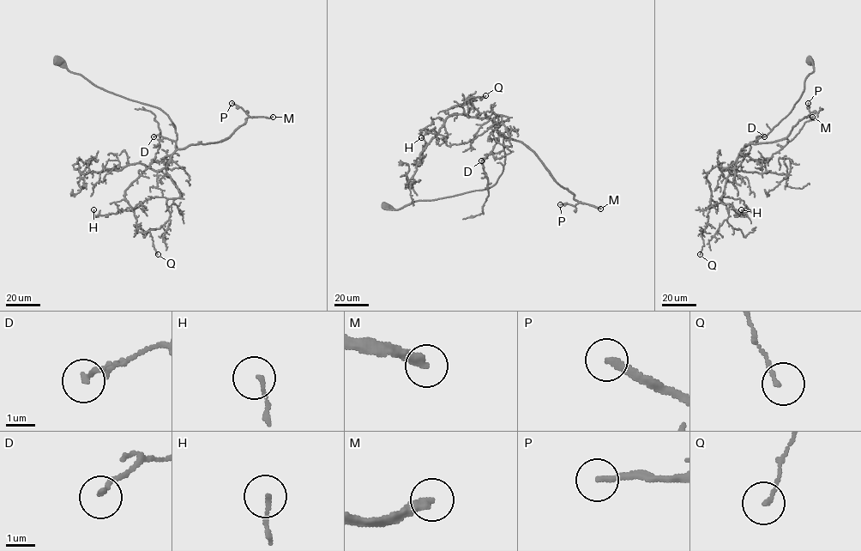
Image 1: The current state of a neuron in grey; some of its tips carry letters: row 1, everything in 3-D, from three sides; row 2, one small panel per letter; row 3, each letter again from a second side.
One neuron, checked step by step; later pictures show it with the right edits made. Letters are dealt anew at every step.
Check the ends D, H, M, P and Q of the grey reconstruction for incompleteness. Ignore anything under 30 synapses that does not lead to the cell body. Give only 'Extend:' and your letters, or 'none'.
Extend: M, P

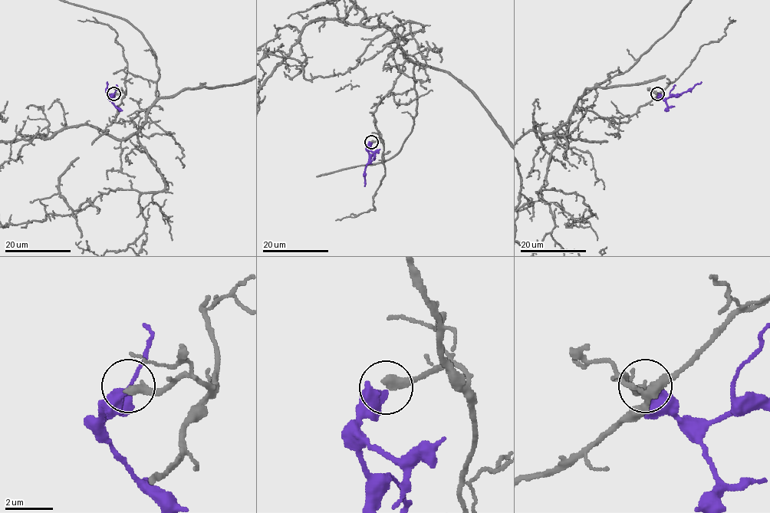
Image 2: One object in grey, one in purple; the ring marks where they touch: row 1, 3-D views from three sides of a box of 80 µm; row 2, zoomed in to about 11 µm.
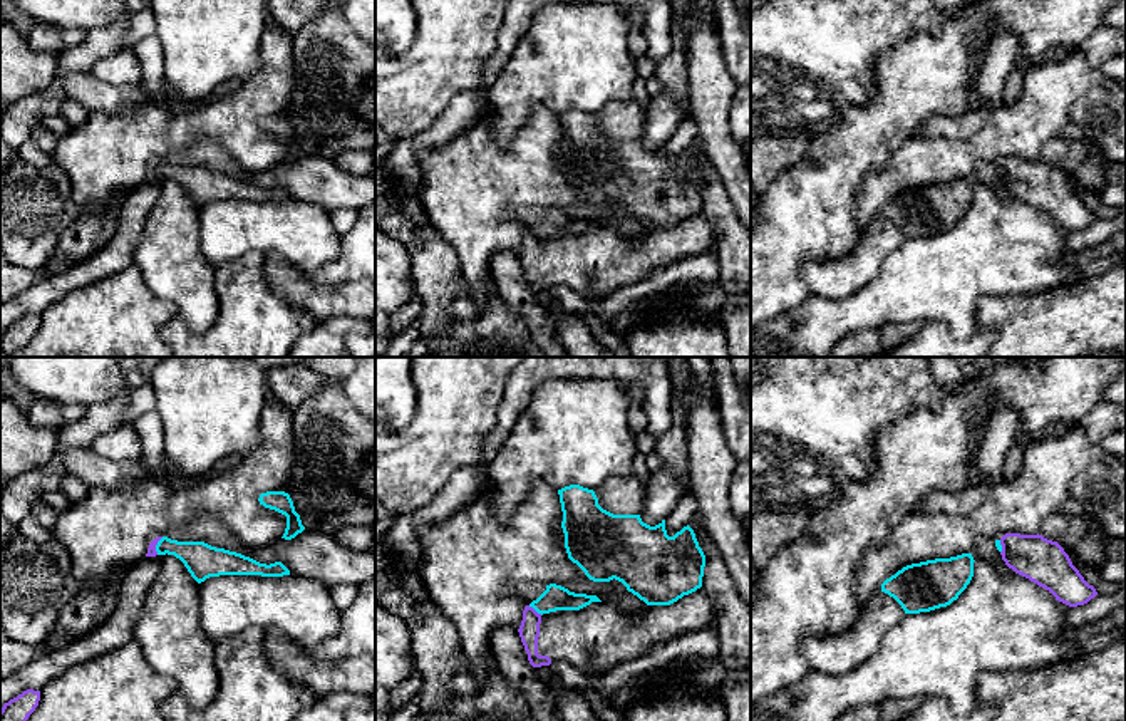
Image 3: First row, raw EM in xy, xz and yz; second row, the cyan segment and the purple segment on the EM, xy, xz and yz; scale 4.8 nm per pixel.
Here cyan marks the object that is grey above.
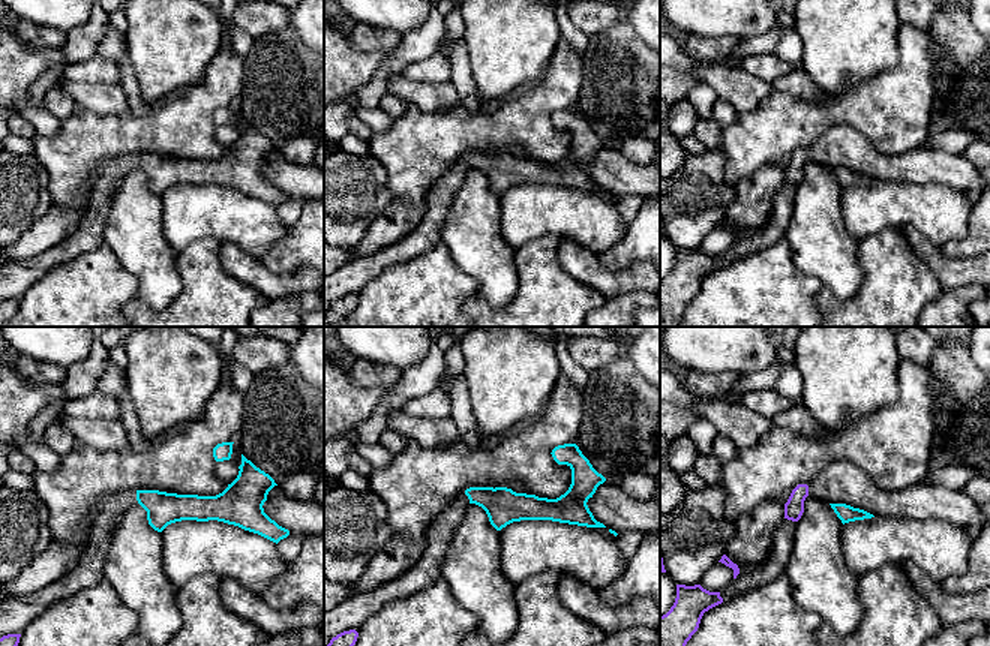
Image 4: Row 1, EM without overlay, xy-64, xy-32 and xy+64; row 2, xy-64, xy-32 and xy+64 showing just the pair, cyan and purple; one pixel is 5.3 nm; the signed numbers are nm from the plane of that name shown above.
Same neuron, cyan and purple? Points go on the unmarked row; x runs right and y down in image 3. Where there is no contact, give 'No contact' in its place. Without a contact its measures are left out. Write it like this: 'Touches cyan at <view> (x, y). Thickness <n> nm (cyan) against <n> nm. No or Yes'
Touches cyan at xz (535, 233). Thickness 120 nm (cyan) against 100 nm. No

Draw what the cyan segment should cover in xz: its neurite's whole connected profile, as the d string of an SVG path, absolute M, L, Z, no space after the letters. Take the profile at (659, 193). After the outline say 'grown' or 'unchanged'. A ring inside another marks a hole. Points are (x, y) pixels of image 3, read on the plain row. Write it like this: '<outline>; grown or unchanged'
M570 109L558 114L558 119L563 136L561 153L565 158L568 183L576 188L590 205L610 206L615 203L647 230L670 230L702 211L705 179L689 149L674 161L669 161L665 144L650 151L642 146L640 139L613 139L598 129L598 122L593 114L580 109Z; unchanged

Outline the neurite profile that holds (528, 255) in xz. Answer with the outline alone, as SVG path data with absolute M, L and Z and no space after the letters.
M700 211L670 230L648 230L637 240L608 226L543 240L526 230L518 257L533 292L570 287L590 300L642 282L655 267L717 253L717 246L717 233Z

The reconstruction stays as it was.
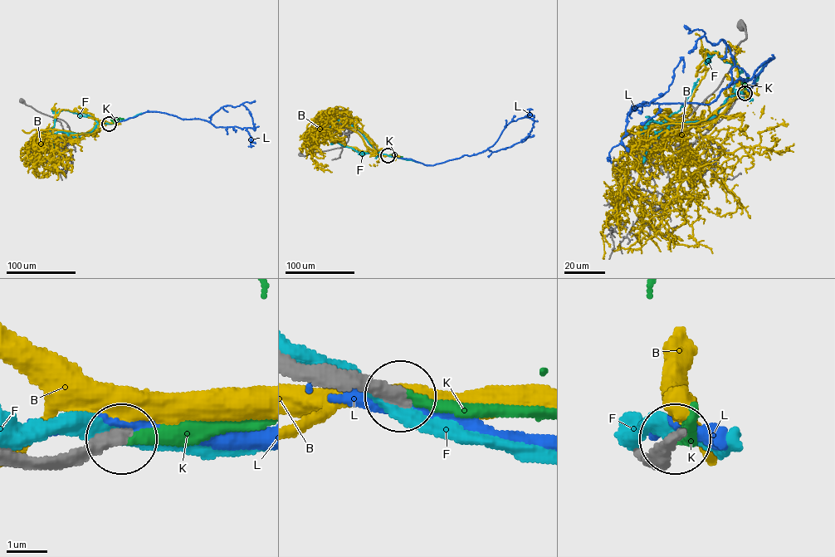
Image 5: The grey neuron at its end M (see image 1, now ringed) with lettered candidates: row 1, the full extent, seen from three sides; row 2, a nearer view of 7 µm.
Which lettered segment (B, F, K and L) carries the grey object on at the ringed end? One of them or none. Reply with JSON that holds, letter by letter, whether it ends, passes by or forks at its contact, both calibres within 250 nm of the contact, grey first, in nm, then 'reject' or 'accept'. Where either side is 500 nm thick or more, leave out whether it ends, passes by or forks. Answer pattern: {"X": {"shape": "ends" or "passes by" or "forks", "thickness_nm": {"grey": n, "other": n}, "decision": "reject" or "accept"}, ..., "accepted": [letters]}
{"B": {"thickness_nm": {"grey": 300, "other": 500}, "decision": "reject"}, "F": {"shape": "passes by", "thickness_nm": {"grey": 360, "other": 340}, "decision": "reject"}, "K": {"shape": "ends", "thickness_nm": {"grey": 320, "other": 260}, "decision": "accept"}, "L": {"shape": "passes by", "thickness_nm": {"grey": 320, "other": 320}, "decision": "reject"}, "accepted": ["K"]}

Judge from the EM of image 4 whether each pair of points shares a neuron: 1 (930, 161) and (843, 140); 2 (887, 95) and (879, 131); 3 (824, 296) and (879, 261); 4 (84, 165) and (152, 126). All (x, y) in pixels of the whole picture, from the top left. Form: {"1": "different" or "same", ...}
{"1": "same", "2": "same", "3": "same", "4": "same"}

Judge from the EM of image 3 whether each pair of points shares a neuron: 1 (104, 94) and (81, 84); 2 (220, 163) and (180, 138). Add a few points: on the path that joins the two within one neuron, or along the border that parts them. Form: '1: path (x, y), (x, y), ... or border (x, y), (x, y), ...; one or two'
1: path (99, 94), (86, 89); one
2: border (232, 155), (215, 141), (201, 138), (165, 160); two

